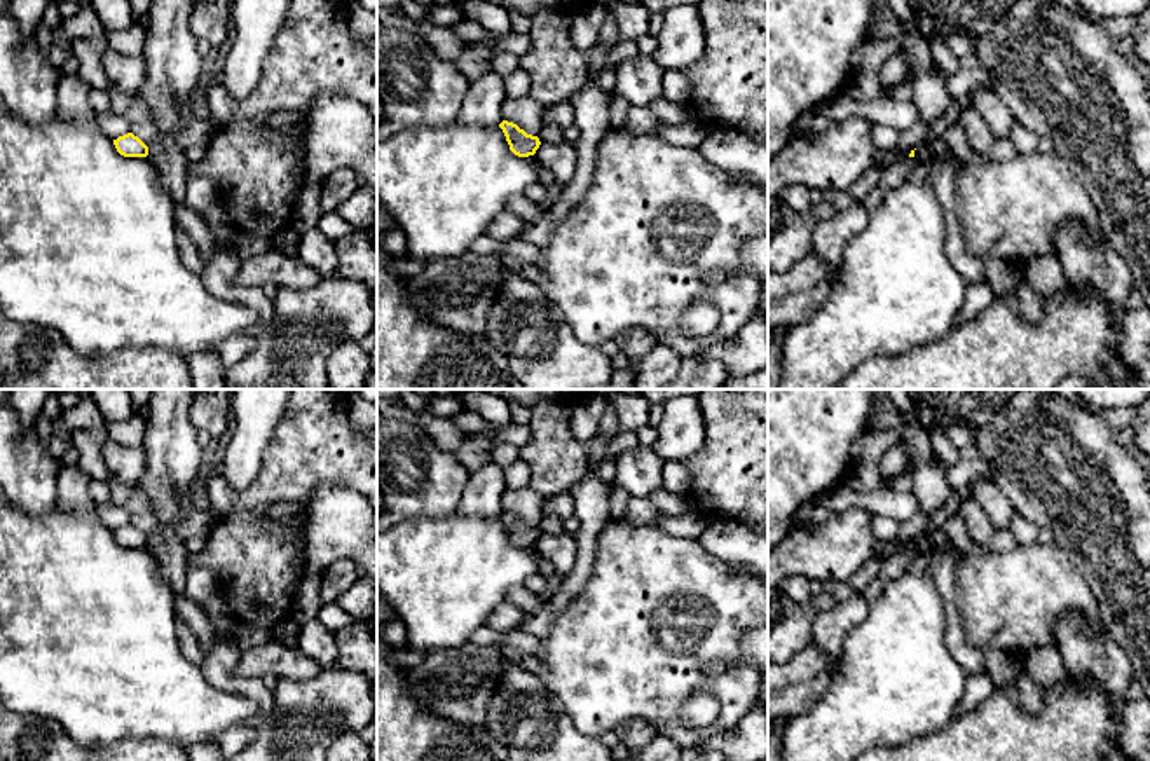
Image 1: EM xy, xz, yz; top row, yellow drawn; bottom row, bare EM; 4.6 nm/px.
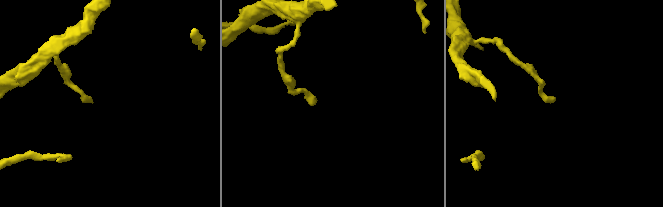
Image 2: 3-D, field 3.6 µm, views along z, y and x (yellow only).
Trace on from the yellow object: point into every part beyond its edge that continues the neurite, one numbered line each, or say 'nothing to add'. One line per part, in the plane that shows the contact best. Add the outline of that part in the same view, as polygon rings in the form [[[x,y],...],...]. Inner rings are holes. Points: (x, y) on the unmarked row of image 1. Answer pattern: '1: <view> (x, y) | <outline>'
nothing to add

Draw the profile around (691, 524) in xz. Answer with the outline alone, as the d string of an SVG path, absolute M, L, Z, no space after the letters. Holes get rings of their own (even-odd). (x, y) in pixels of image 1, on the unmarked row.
M691 510L686 515L679 515L675 518L660 517L658 524L667 534L698 539L710 524L710 518Z

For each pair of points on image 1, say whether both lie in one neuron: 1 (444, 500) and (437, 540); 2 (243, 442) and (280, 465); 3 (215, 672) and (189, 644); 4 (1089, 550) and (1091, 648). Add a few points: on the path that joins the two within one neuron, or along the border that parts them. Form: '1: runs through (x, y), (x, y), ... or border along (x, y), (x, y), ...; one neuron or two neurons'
1: border along (456, 510), (440, 517), (405, 519), (400, 524); two neurons
2: border along (281, 418), (259, 473), (239, 487); two neurons
3: border along (205, 653), (201, 667); two neurons
4: border along (1105, 632), (1126, 653), (1129, 665); two neurons

